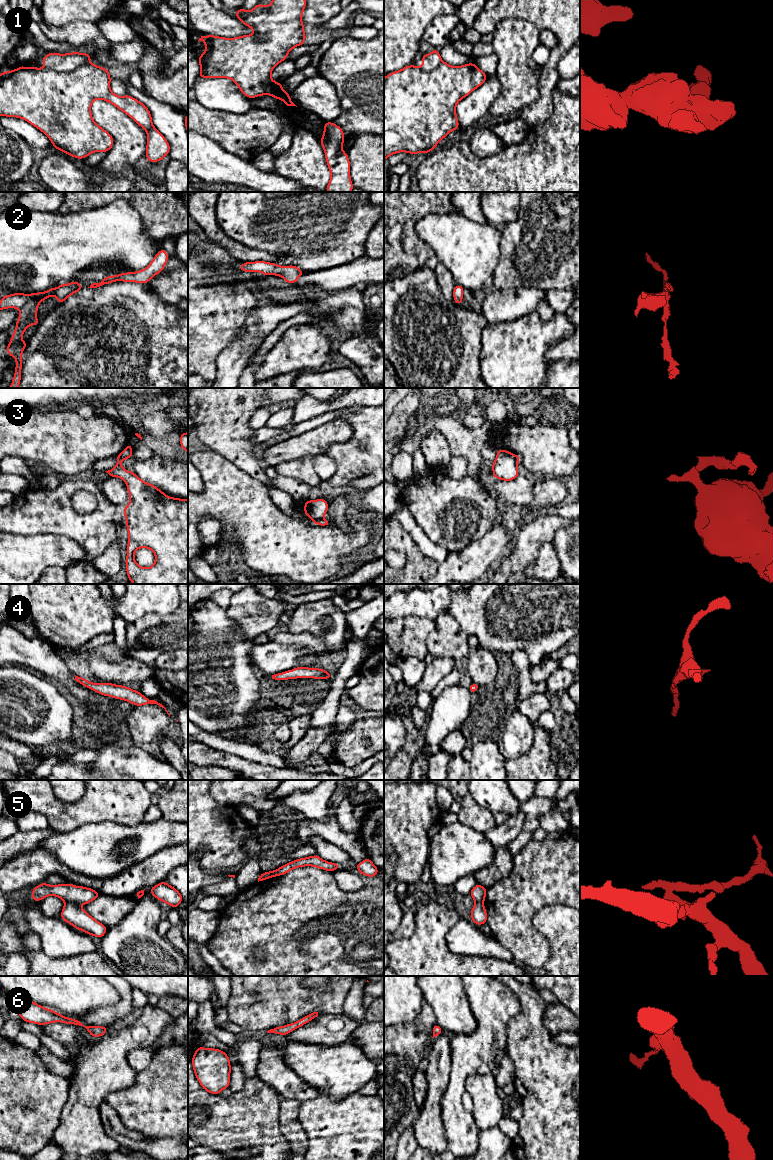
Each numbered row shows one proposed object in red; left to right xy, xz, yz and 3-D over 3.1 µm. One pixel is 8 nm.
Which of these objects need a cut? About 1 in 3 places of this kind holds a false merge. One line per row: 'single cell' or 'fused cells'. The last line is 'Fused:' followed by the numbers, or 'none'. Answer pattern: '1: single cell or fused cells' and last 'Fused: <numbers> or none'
1: fused cells
2: single cell
3: fused cells
4: single cell
5: fused cells
6: single cell
Fused: 1, 3, 5

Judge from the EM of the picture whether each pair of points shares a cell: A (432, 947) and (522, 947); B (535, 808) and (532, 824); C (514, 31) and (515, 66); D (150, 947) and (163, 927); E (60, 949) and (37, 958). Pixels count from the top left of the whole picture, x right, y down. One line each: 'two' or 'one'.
A: two
B: one
C: one
D: two
E: two

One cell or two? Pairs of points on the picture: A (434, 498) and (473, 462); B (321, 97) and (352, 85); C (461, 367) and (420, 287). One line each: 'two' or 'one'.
A: two
B: two
C: one

